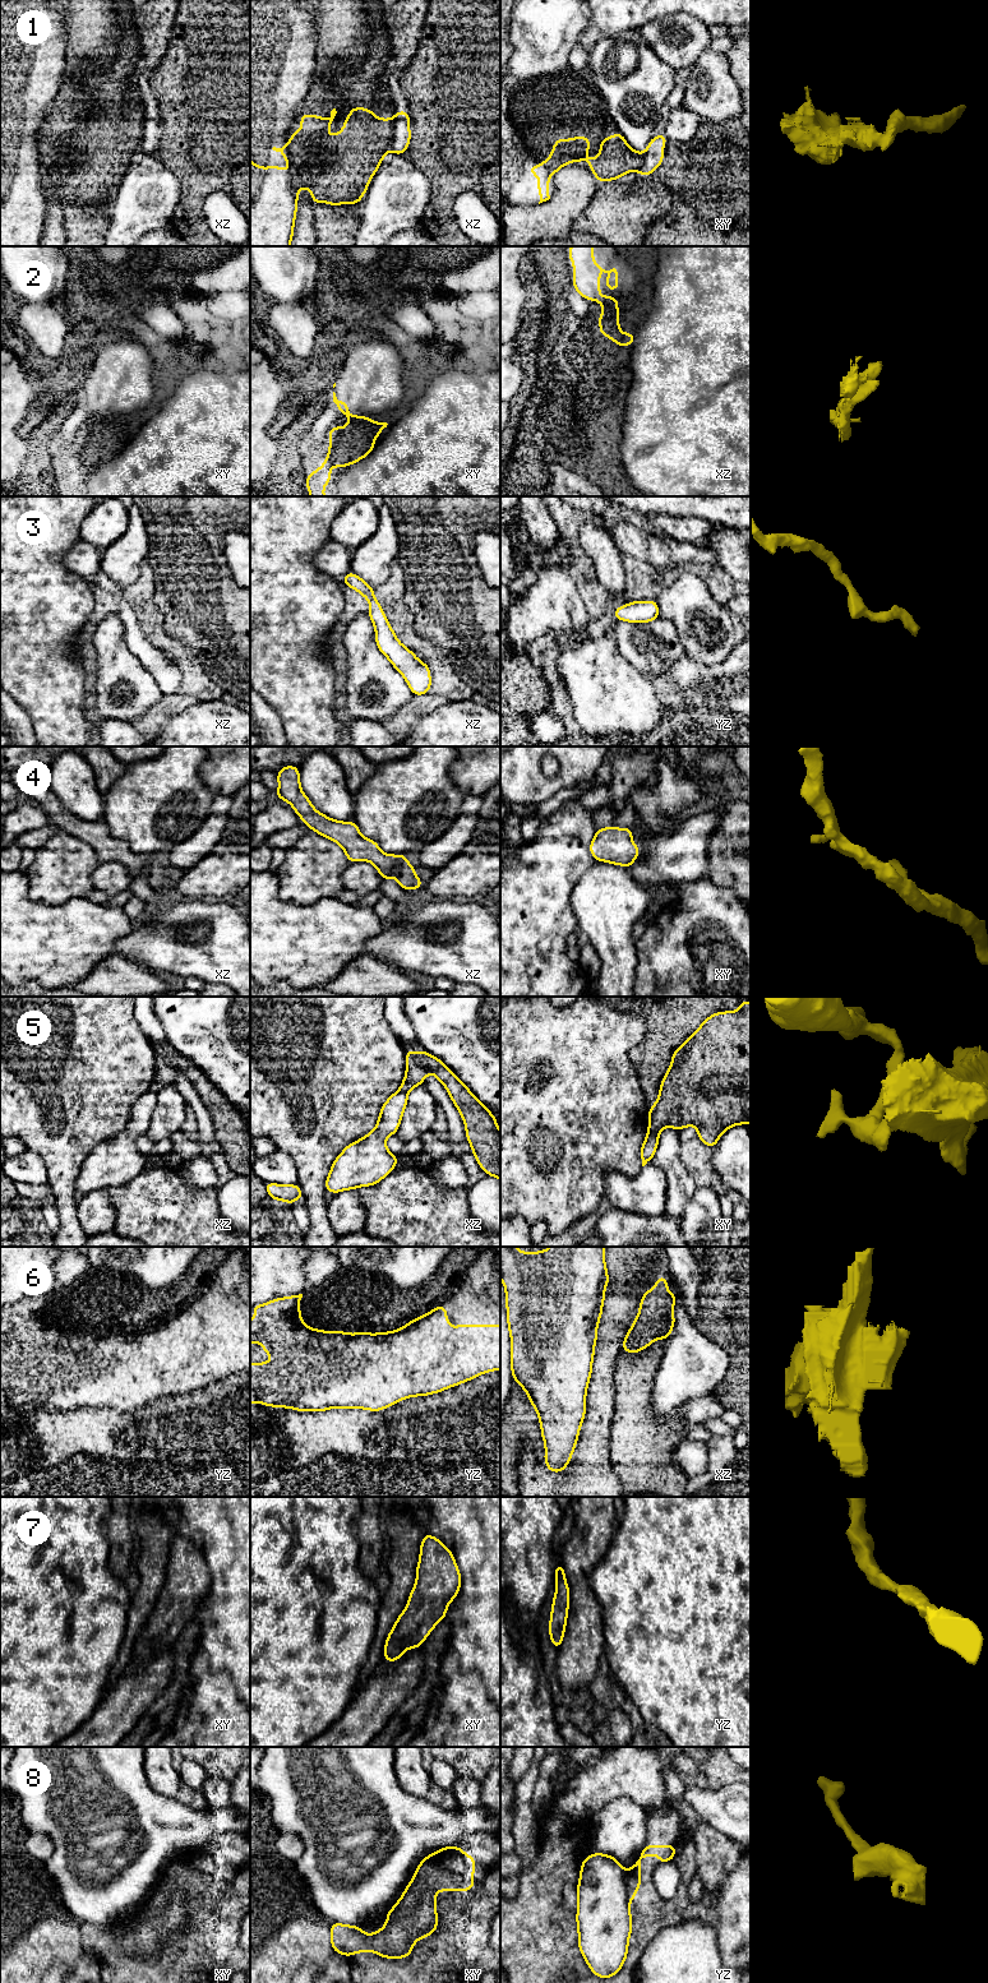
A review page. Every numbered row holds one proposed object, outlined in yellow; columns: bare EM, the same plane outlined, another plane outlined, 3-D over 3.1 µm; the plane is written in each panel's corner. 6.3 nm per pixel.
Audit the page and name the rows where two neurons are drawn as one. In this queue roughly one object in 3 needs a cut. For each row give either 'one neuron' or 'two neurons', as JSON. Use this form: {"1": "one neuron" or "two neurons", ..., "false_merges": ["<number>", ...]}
{"1": "two neurons", "2": "two neurons", "3": "one neuron", "4": "one neuron", "5": "two neurons", "6": "one neuron", "7": "one neuron", "8": "two neurons", "false_merges": ["1", "2", "5", "8"]}

